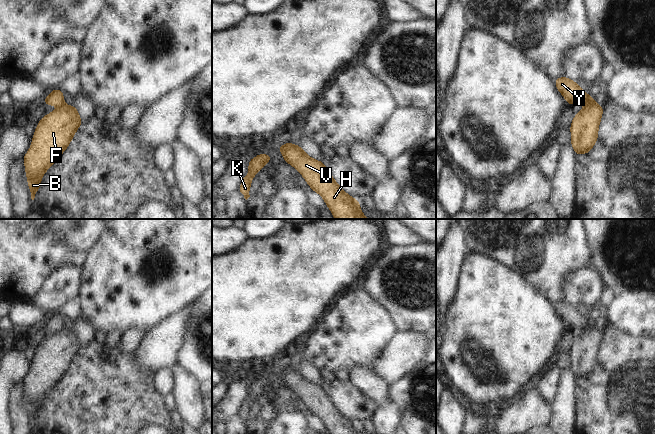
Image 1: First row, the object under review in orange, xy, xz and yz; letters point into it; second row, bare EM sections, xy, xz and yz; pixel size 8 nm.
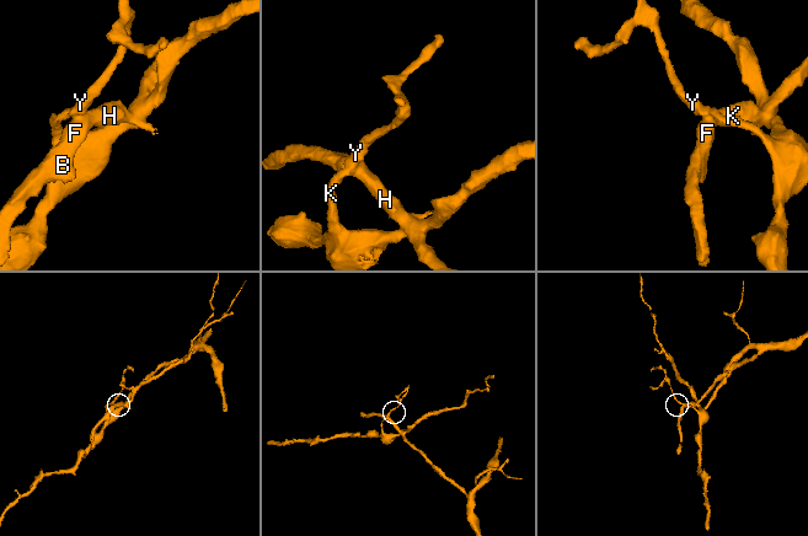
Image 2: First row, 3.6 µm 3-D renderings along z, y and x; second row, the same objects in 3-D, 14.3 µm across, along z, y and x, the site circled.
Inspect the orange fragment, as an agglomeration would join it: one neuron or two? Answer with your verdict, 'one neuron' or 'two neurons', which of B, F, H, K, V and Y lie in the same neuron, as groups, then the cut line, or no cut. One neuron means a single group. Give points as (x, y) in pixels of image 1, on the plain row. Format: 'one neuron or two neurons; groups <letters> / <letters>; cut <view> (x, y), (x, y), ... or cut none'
two neurons; groups B F H V / K Y; cut yz (594, 326), (585, 329)

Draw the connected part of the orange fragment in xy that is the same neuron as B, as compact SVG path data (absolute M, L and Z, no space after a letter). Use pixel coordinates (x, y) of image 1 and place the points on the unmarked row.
M65 327L37 348L32 368L23 381L32 424L45 396L67 373L81 348L77 332Z

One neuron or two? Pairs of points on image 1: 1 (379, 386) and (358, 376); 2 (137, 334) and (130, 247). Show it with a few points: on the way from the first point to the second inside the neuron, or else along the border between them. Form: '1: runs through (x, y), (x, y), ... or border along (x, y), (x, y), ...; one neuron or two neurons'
1: runs through (374, 386), (363, 378); one neuron
2: border along (147, 330), (128, 329), (124, 332); two neurons

